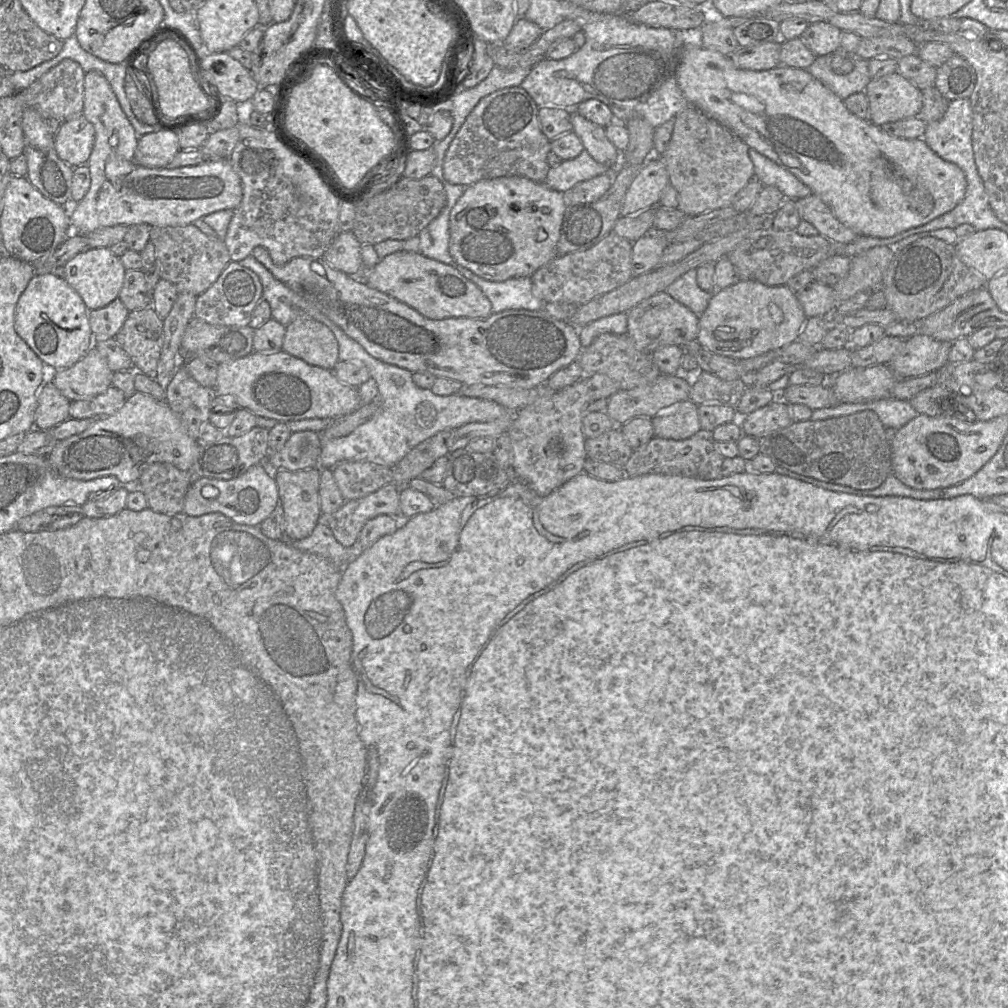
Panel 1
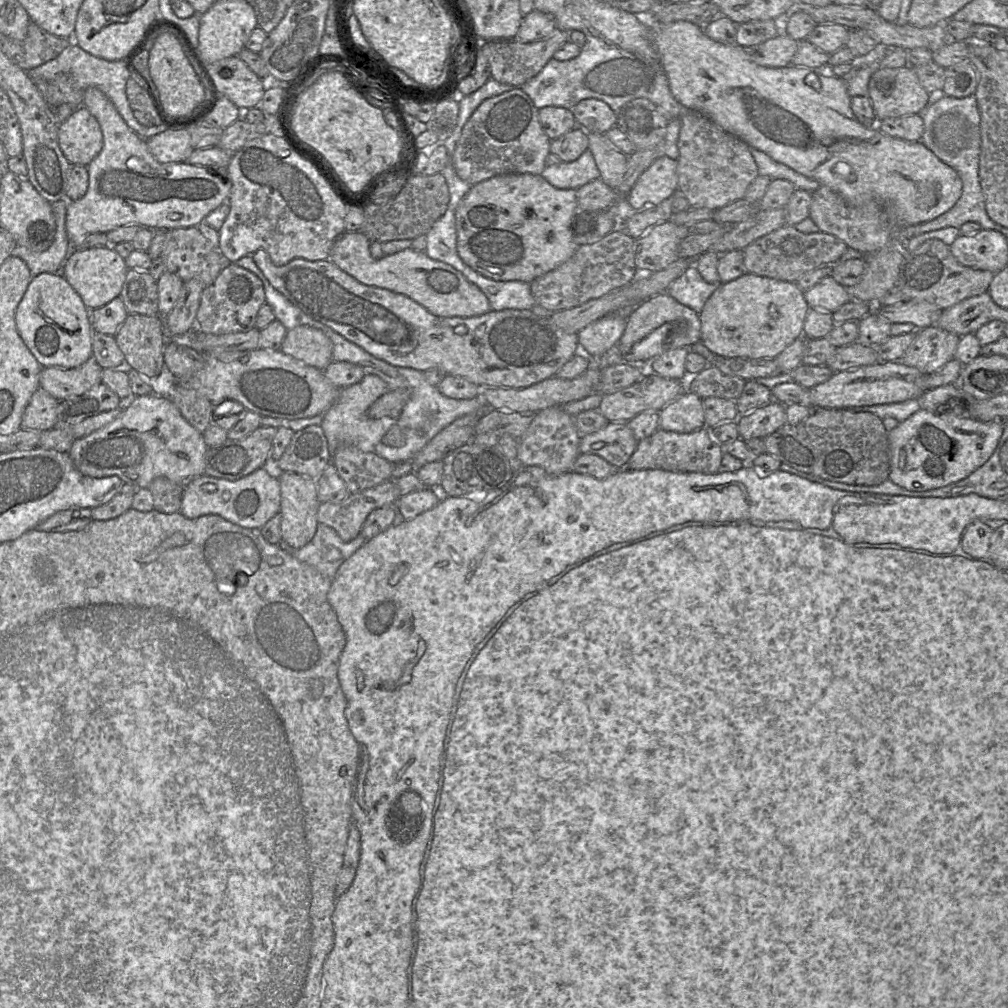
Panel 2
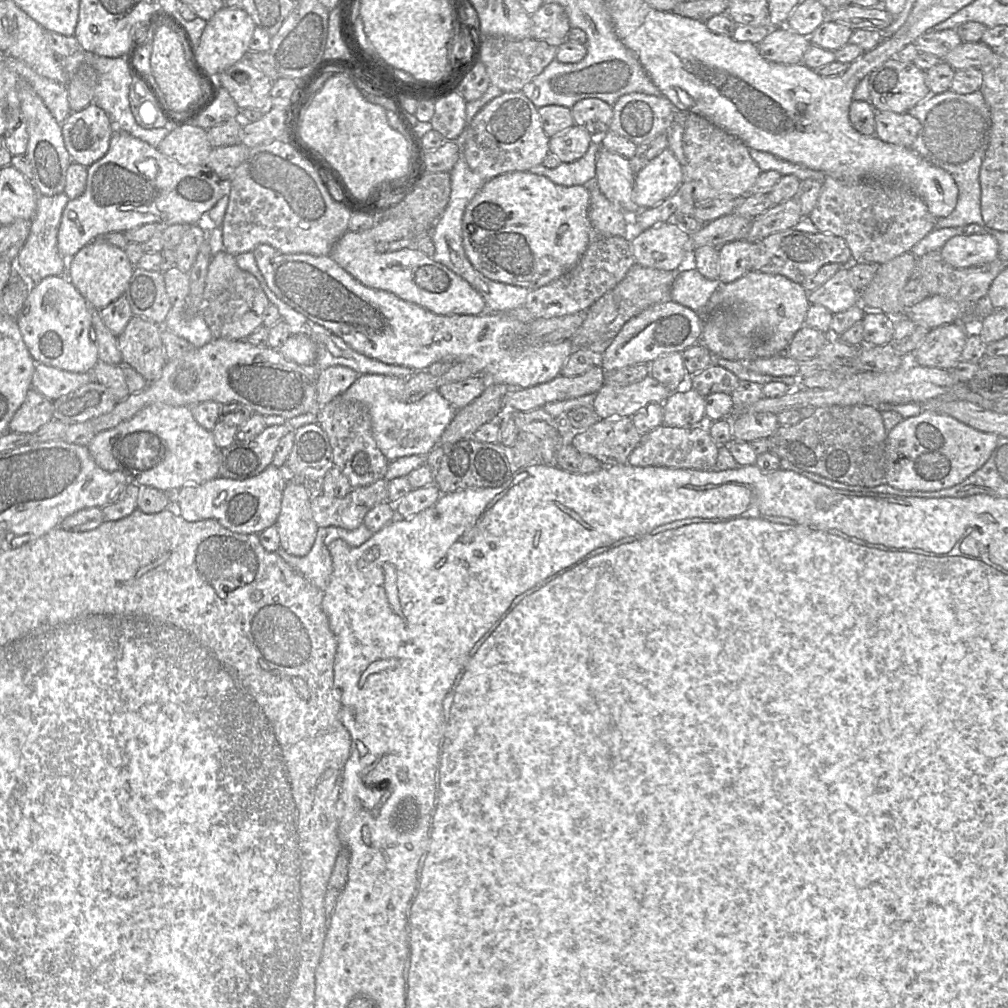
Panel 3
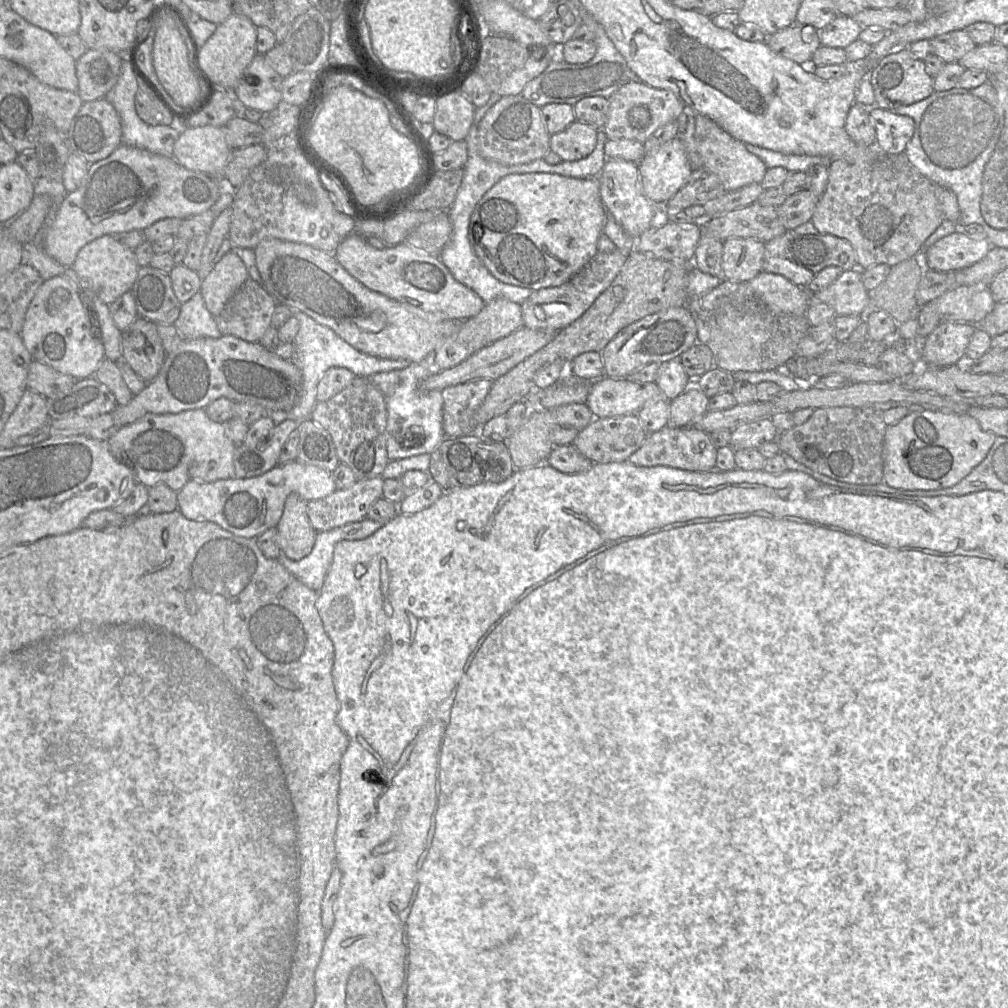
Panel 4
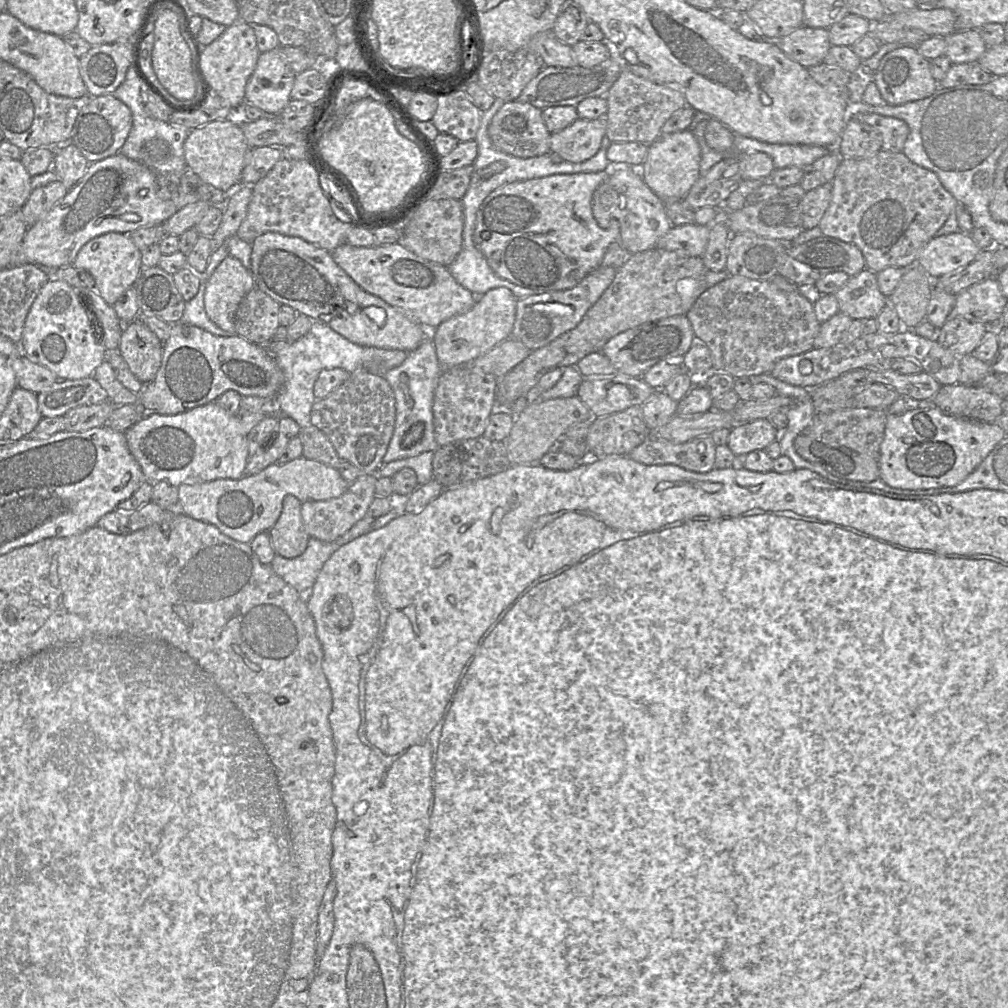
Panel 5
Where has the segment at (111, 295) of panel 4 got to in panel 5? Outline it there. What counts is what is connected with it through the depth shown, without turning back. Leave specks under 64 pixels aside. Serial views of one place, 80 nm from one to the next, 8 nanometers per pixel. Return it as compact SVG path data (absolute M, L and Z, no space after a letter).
M108 232L88 241L78 252L73 265L79 271L91 274L94 290L110 305L113 305L130 287L134 287L143 269L141 250L128 234Z

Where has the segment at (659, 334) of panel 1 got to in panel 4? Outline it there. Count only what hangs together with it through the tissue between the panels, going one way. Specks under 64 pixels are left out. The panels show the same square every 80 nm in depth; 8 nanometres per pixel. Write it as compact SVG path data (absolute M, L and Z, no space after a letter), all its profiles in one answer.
M671 307L648 315L623 328L601 351L604 375L626 378L632 372L650 363L663 363L679 356L698 340L695 321L684 307Z

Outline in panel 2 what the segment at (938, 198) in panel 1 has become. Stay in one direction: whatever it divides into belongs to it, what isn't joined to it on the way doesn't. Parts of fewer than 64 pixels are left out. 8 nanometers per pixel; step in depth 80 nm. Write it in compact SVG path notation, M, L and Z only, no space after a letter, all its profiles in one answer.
M683 20L671 23L653 23L652 31L653 42L668 77L670 91L685 110L691 110L705 115L722 130L743 140L750 147L766 153L775 161L785 164L796 172L818 181L820 185L829 187L848 203L861 205L873 200L888 203L892 207L892 214L897 226L906 227L937 218L950 210L960 198L962 193L962 181L957 171L942 162L924 144L920 141L909 142L891 137L882 133L877 126L873 128L866 127L857 120L851 109L851 97L848 94L847 82L843 78L829 74L829 66L820 69L795 65L787 65L784 67L761 66L752 61L744 47L737 44L727 45L714 41L704 33L703 27Z

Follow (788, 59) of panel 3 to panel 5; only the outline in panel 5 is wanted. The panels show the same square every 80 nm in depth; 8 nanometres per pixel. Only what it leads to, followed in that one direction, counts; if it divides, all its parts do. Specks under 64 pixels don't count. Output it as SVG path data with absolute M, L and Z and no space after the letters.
M804 25L774 42L790 59L806 68L822 63L831 47L828 29Z

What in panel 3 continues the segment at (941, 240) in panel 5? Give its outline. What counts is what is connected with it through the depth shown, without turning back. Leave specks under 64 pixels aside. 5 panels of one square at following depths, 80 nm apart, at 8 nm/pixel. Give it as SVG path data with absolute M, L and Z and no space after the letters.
M988 233L954 236L939 251L943 261L954 268L984 265L999 257L998 242Z

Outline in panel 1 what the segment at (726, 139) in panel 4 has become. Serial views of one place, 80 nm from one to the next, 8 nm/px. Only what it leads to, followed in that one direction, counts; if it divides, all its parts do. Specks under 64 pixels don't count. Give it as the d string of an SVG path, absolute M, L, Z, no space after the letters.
M688 106L682 110L679 114L676 115L674 121L674 128L672 136L669 140L669 143L665 151L660 155L660 158L663 160L671 186L677 191L678 196L678 206L677 209L685 213L688 217L694 217L706 212L713 210L725 208L731 206L732 201L736 194L751 180L754 178L754 165L749 157L749 146L741 140L737 135L732 131L721 125L719 122L715 121L711 117L707 116L705 113L693 106Z

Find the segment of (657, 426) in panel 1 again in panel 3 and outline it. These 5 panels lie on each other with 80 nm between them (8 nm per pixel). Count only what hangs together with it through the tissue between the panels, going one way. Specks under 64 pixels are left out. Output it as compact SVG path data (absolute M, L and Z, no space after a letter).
M690 387L671 393L663 403L663 425L688 428L706 424L706 400Z

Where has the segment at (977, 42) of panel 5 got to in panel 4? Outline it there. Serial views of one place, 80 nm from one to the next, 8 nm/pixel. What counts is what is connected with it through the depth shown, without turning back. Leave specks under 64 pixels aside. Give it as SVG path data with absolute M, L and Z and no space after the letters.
M955 30L929 40L931 54L940 57L945 63L958 62L977 45L965 30Z

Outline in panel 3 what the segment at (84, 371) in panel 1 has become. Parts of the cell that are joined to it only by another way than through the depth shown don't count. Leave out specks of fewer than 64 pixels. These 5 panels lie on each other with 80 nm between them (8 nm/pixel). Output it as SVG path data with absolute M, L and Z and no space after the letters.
M37 363L32 388L54 401L93 381L93 373L76 373Z

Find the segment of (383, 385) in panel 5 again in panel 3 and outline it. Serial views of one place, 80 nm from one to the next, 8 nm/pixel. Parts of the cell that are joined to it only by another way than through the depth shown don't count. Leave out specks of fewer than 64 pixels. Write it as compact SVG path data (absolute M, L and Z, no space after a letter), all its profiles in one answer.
M336 396L317 411L317 422L326 432L333 451L333 462L348 478L351 487L366 487L384 476L389 461L383 455L373 436L368 407L359 401L349 401Z

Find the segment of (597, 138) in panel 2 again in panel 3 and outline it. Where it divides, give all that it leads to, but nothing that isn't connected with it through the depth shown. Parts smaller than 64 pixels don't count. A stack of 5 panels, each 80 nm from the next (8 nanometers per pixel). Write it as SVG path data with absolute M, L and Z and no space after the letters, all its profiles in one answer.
M601 146L597 156L594 183L627 215L637 214L643 209L633 200L635 178L636 175L631 169L629 159Z

